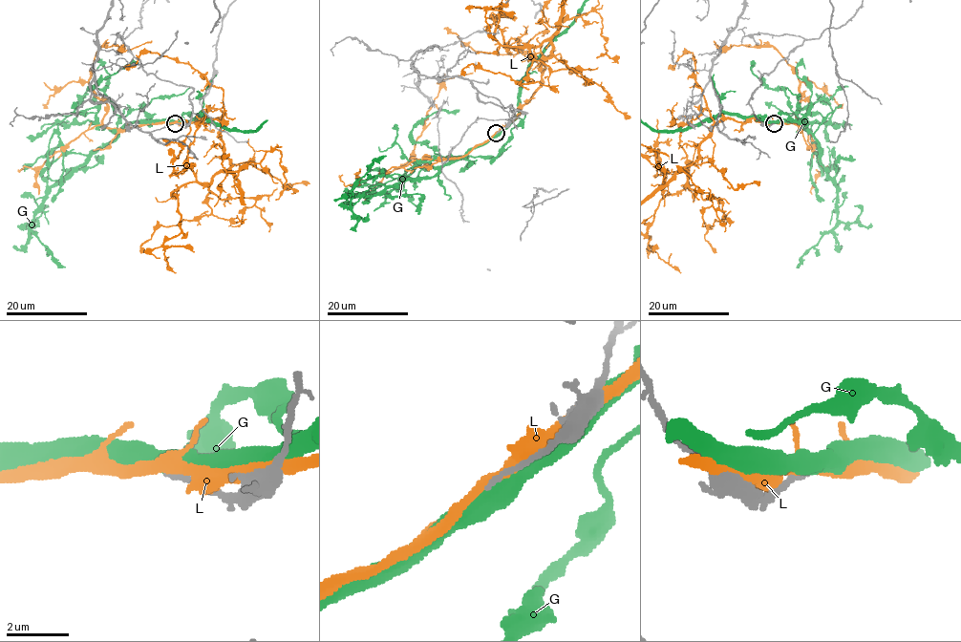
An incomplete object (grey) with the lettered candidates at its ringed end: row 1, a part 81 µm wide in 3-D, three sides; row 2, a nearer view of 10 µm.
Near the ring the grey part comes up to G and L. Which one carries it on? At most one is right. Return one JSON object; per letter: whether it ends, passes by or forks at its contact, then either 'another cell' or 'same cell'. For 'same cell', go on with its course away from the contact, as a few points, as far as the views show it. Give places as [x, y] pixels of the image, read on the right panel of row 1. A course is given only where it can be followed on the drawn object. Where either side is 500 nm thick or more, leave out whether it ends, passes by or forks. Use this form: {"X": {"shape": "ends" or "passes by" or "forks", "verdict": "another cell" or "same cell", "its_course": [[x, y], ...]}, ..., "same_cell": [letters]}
{"G": {"verdict": "another cell"}, "L": {"shape": "passes by", "verdict": "another cell"}, "same_cell": []}

